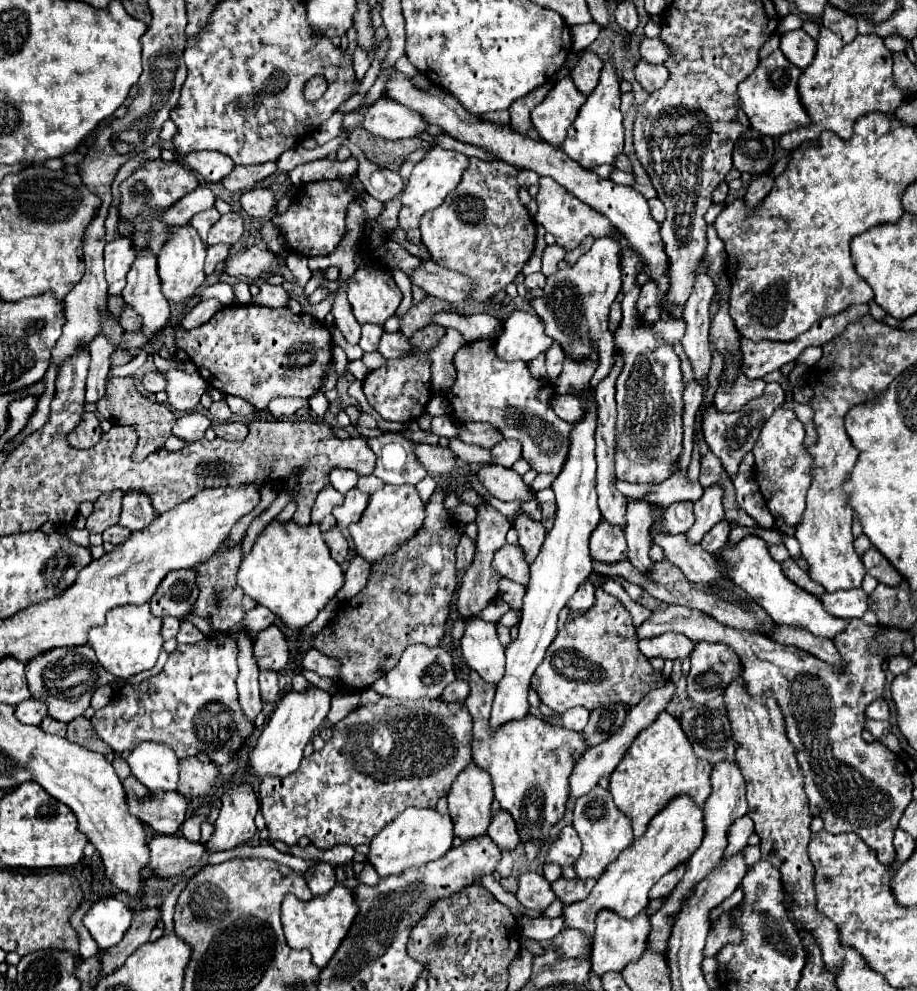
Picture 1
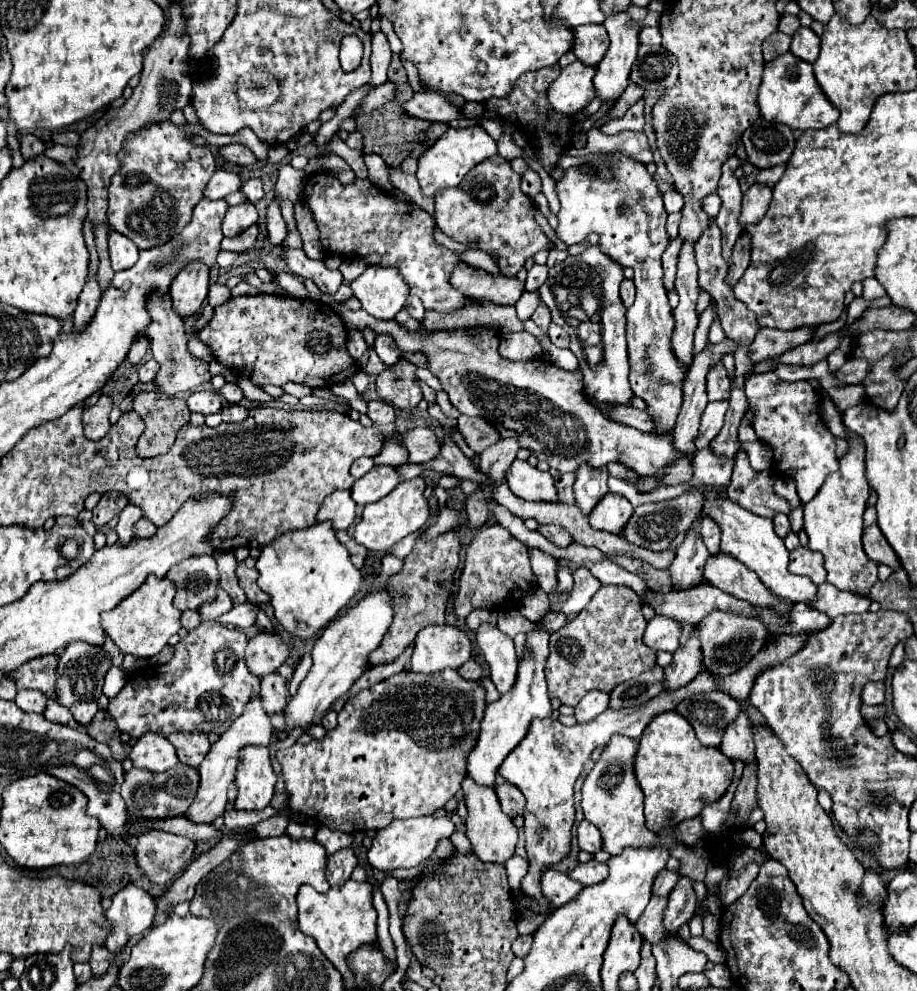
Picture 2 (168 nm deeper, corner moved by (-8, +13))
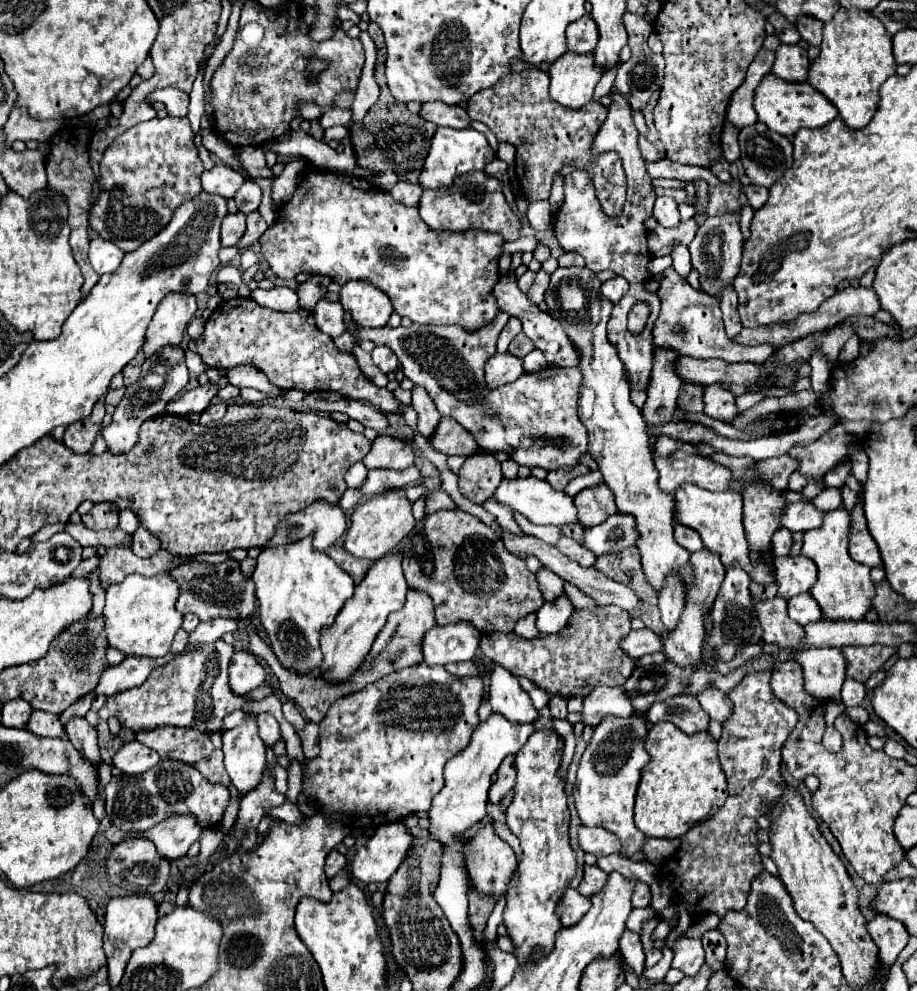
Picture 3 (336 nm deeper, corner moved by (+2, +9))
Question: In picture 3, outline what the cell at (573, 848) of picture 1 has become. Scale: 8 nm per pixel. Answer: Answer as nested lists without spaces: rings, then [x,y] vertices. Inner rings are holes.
[[[579,827],[579,843],[585,853],[593,853],[597,857],[613,855],[621,849],[617,835],[603,827]]]

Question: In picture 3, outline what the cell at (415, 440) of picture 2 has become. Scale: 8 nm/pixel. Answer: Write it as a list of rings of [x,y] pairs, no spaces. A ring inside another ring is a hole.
[[[379,435],[365,455],[363,465],[367,469],[405,469],[413,465],[413,449],[401,439]]]

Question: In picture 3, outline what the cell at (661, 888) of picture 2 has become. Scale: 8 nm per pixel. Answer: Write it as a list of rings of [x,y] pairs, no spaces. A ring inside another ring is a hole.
[[[637,883],[635,889],[633,889],[631,903],[633,903],[633,907],[649,907],[649,903],[651,903],[649,885],[645,885],[645,883]]]

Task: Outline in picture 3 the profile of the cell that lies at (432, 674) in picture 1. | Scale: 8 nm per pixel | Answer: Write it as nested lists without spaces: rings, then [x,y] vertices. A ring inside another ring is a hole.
[[[457,621],[433,627],[423,639],[423,661],[427,665],[447,665],[455,661],[471,661],[479,649],[481,633],[469,621]]]

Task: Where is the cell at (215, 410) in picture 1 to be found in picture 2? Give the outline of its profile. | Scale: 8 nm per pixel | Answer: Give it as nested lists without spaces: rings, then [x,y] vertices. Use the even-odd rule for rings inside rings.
[[[225,383],[221,387],[221,395],[229,401],[229,403],[239,403],[243,399],[243,391],[235,385],[235,383]]]

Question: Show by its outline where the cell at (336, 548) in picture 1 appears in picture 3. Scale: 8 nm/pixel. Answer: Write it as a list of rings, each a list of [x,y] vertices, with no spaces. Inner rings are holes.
[[[333,545],[331,549],[327,549],[327,555],[343,569],[351,575],[351,579],[355,581],[355,585],[359,585],[365,577],[365,573],[369,571],[371,567],[371,561],[363,561],[363,559],[357,559],[357,557],[351,557],[343,547],[337,547]]]

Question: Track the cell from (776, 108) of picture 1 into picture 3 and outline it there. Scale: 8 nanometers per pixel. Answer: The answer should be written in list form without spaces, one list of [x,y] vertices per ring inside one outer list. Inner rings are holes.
[[[763,77],[759,87],[755,89],[753,107],[757,111],[757,121],[765,123],[769,129],[785,137],[795,135],[803,127],[809,127],[809,129],[823,127],[837,117],[837,107],[809,83],[787,85],[787,81],[775,81],[775,77]]]

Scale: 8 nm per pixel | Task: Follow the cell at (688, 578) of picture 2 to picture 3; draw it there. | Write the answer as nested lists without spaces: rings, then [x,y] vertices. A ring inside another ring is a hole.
[[[671,575],[667,577],[665,587],[659,591],[659,611],[661,611],[661,621],[667,627],[667,631],[673,631],[677,627],[683,607],[685,607],[683,581],[677,575]]]

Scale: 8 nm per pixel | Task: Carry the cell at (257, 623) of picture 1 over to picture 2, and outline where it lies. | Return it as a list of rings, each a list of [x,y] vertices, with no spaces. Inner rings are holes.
[[[239,603],[239,605],[233,605],[233,609],[225,615],[221,615],[217,621],[223,623],[223,625],[235,625],[239,629],[249,629],[255,625],[255,619],[257,619],[257,613],[259,613],[259,605],[255,603]]]

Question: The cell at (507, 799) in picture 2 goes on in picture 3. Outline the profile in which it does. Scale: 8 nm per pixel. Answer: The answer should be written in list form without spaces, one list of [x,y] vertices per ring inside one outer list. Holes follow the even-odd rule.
[[[515,755],[503,759],[503,765],[497,771],[497,781],[489,789],[489,801],[499,803],[515,787]]]

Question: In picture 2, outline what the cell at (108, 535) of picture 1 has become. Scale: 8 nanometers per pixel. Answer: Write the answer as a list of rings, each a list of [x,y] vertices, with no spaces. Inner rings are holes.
[[[141,517],[137,523],[135,523],[135,535],[137,537],[151,537],[153,533],[155,533],[155,525],[149,521],[149,519],[145,519],[145,517]]]

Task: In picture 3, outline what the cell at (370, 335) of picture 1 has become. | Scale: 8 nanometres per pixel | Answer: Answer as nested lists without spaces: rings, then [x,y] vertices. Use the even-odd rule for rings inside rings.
[[[375,347],[373,349],[373,363],[387,375],[387,373],[397,373],[399,371],[399,359],[391,349],[387,347]]]

